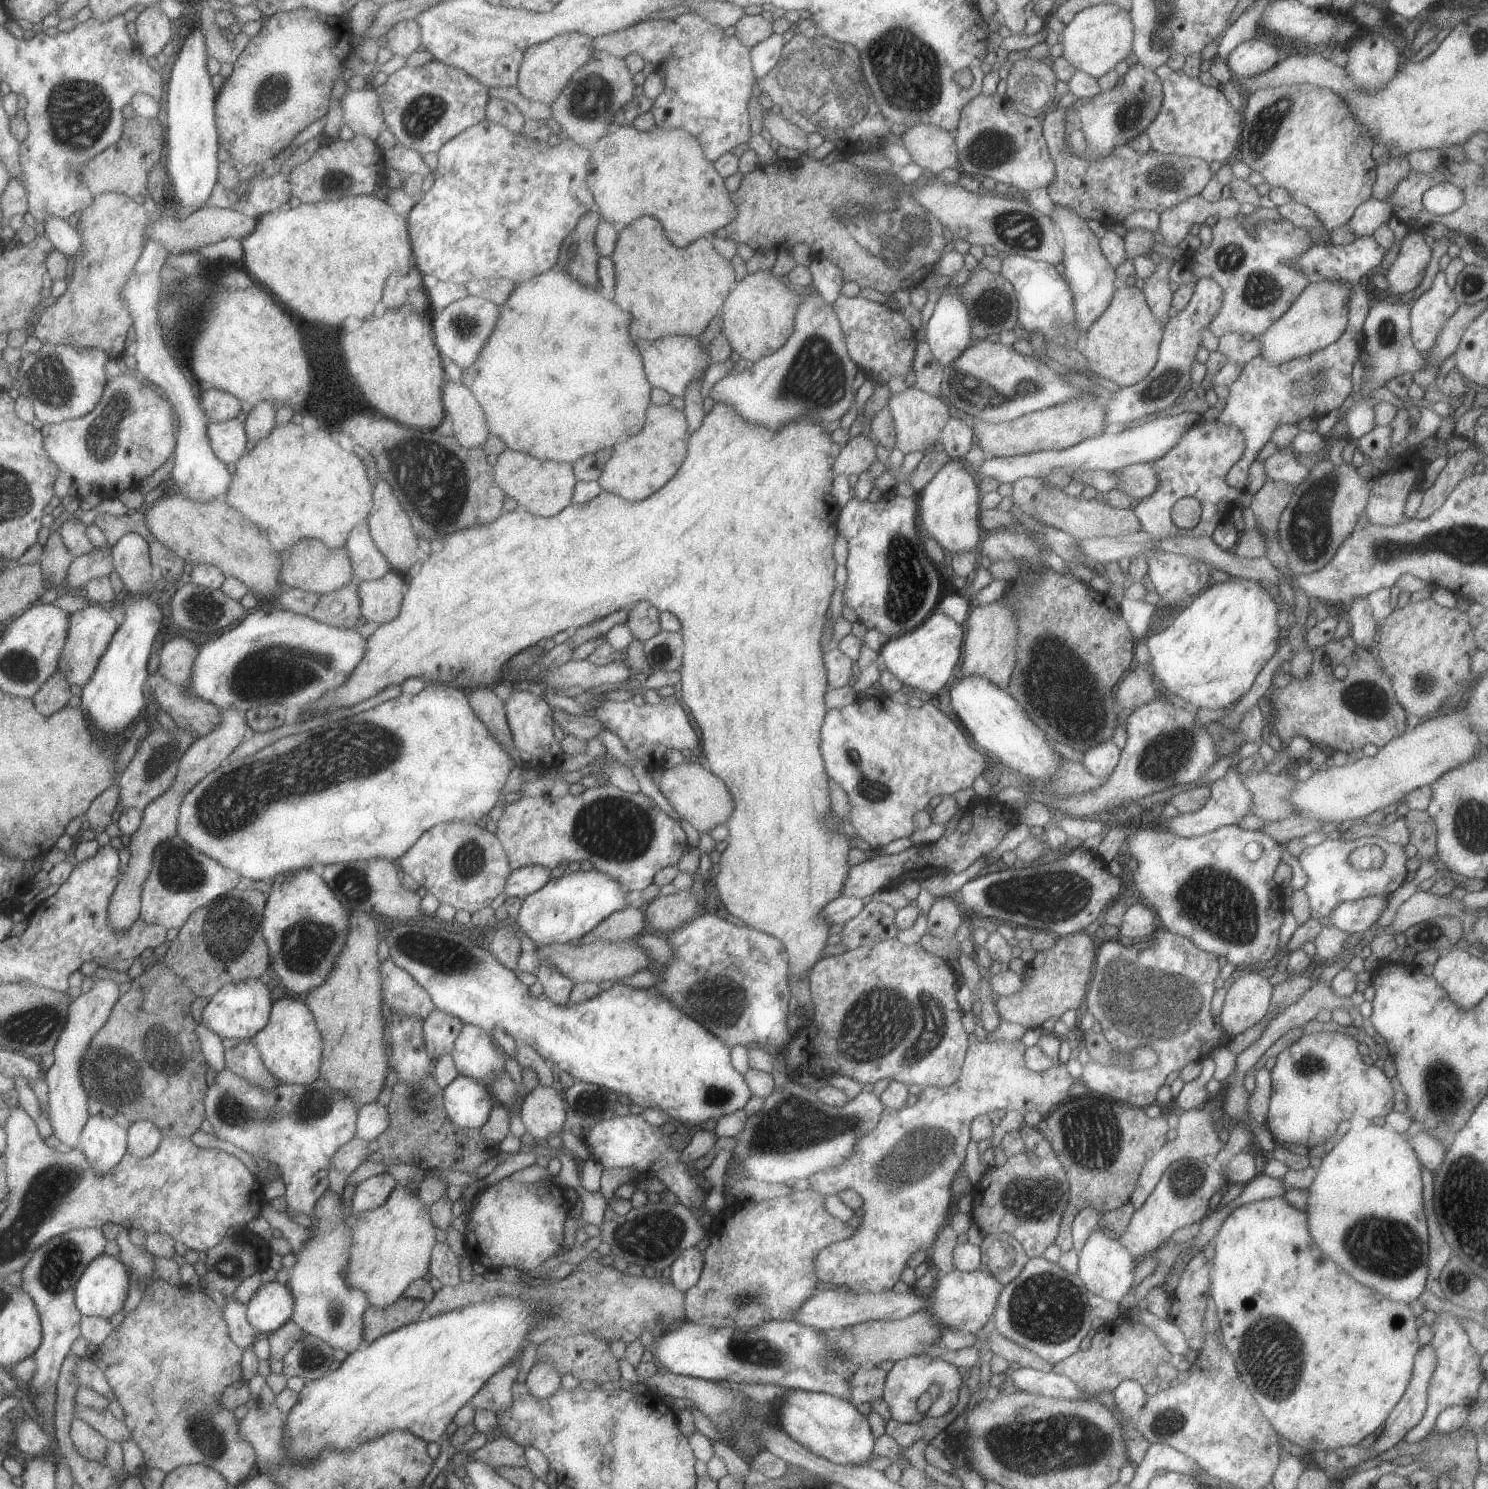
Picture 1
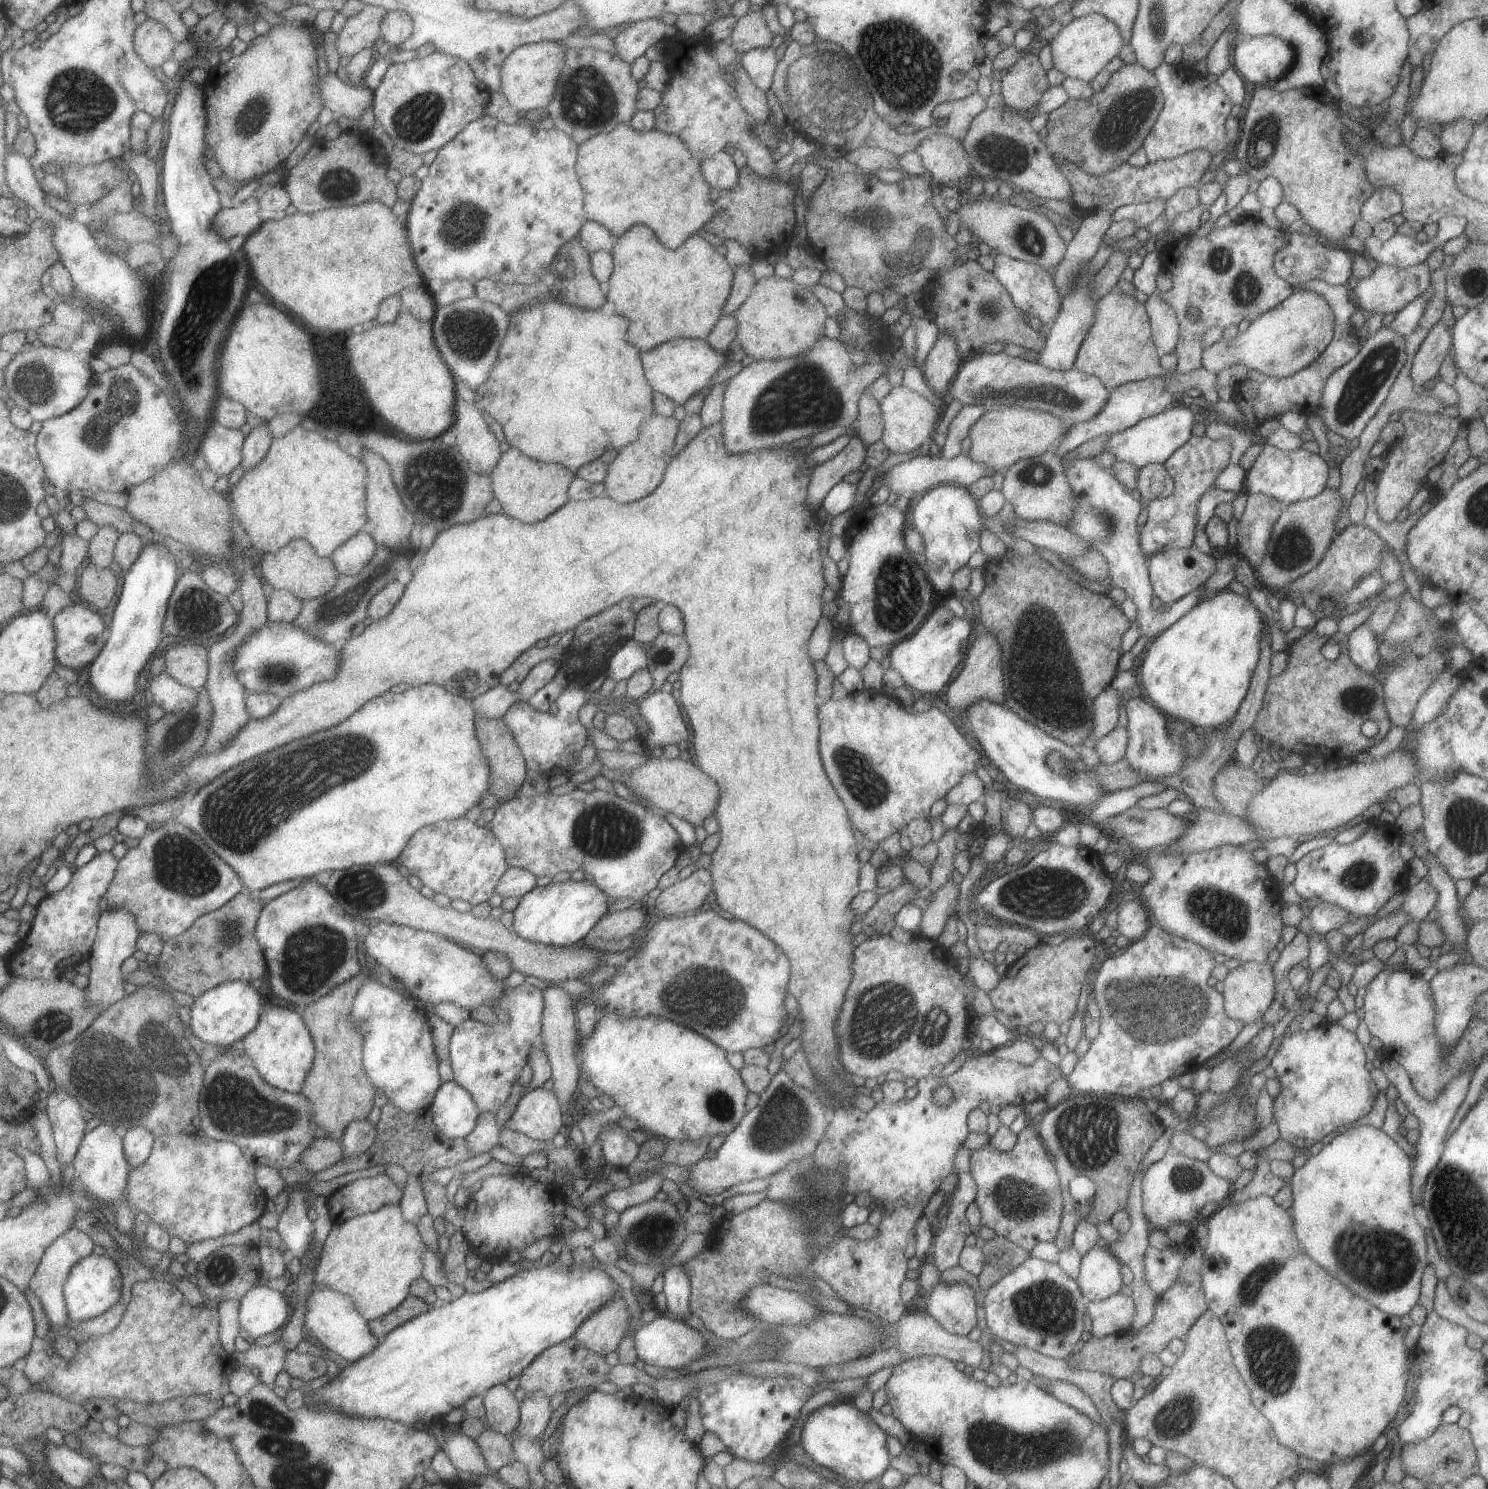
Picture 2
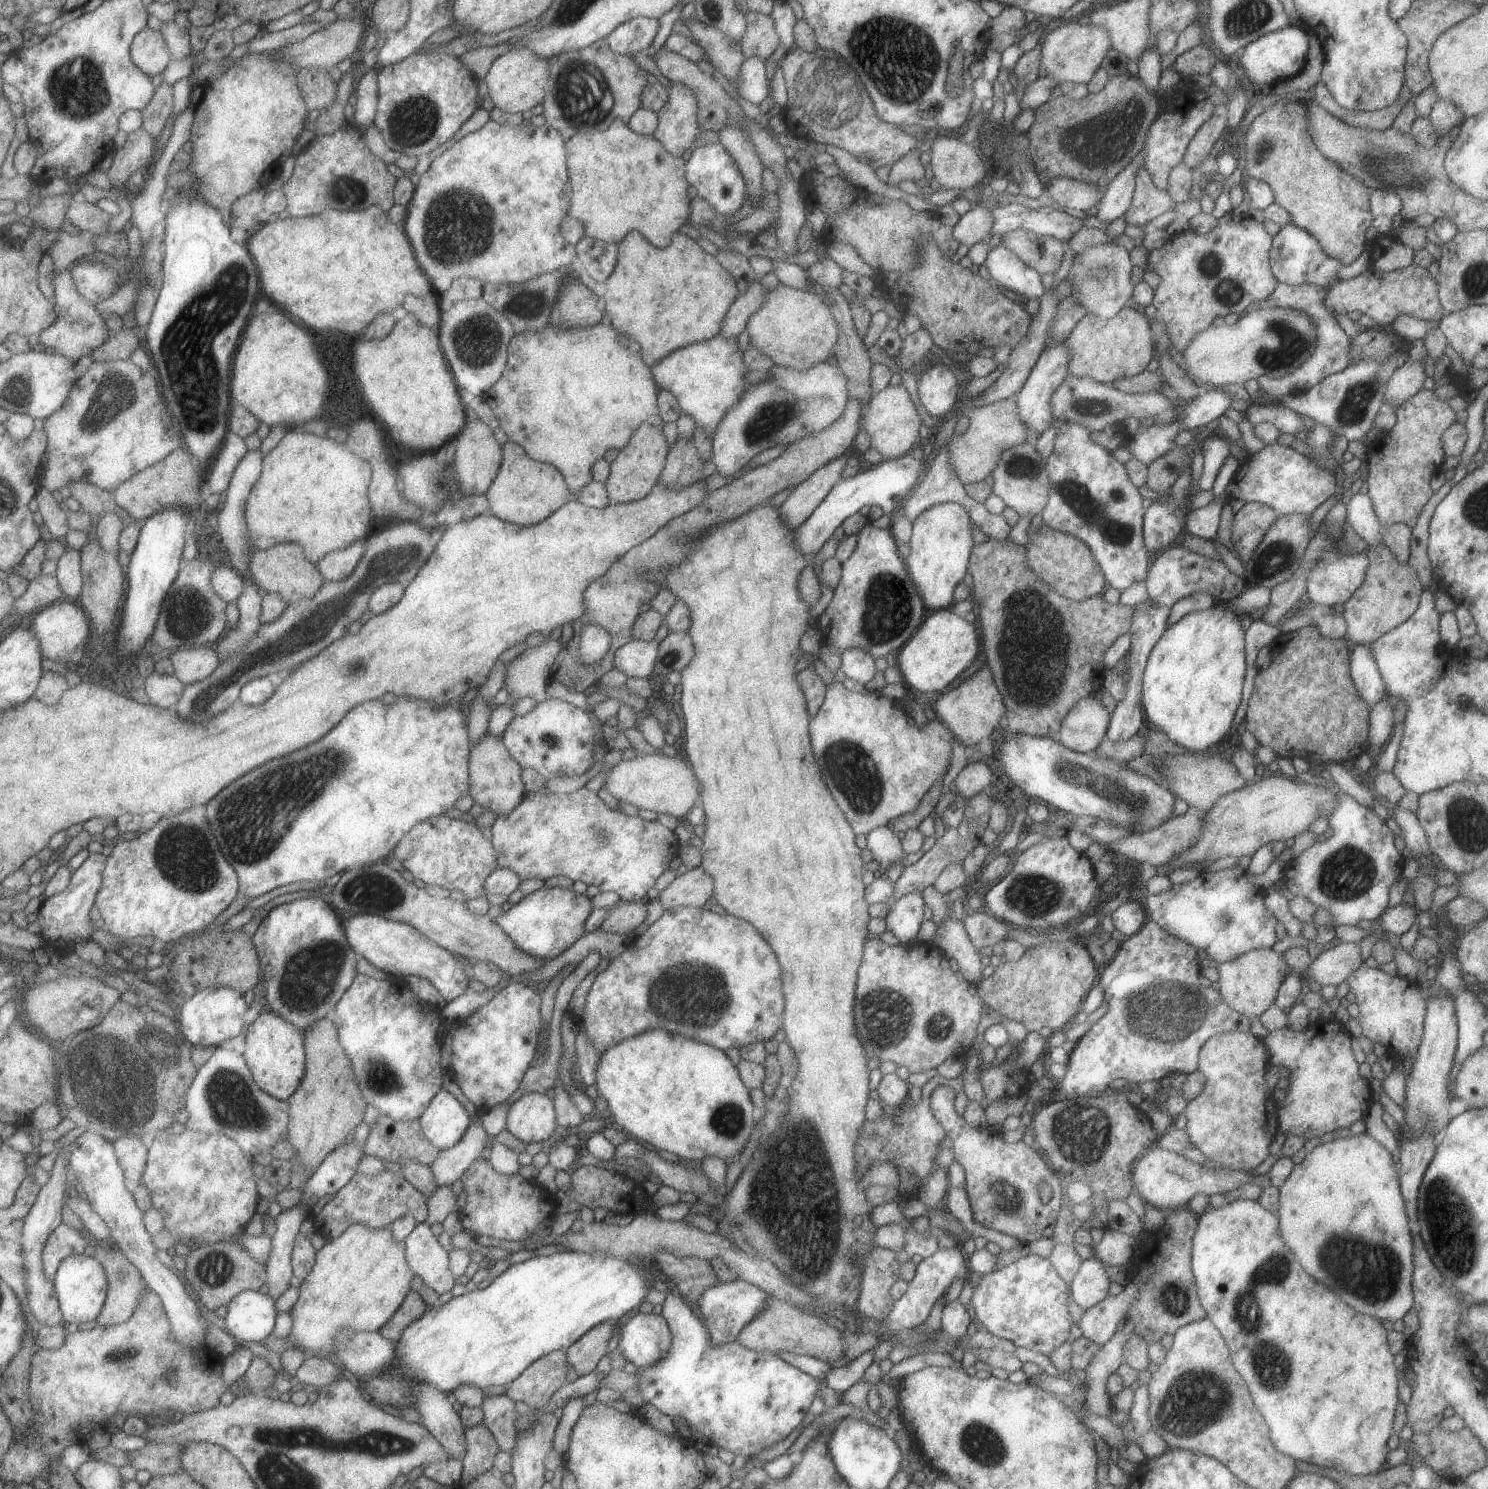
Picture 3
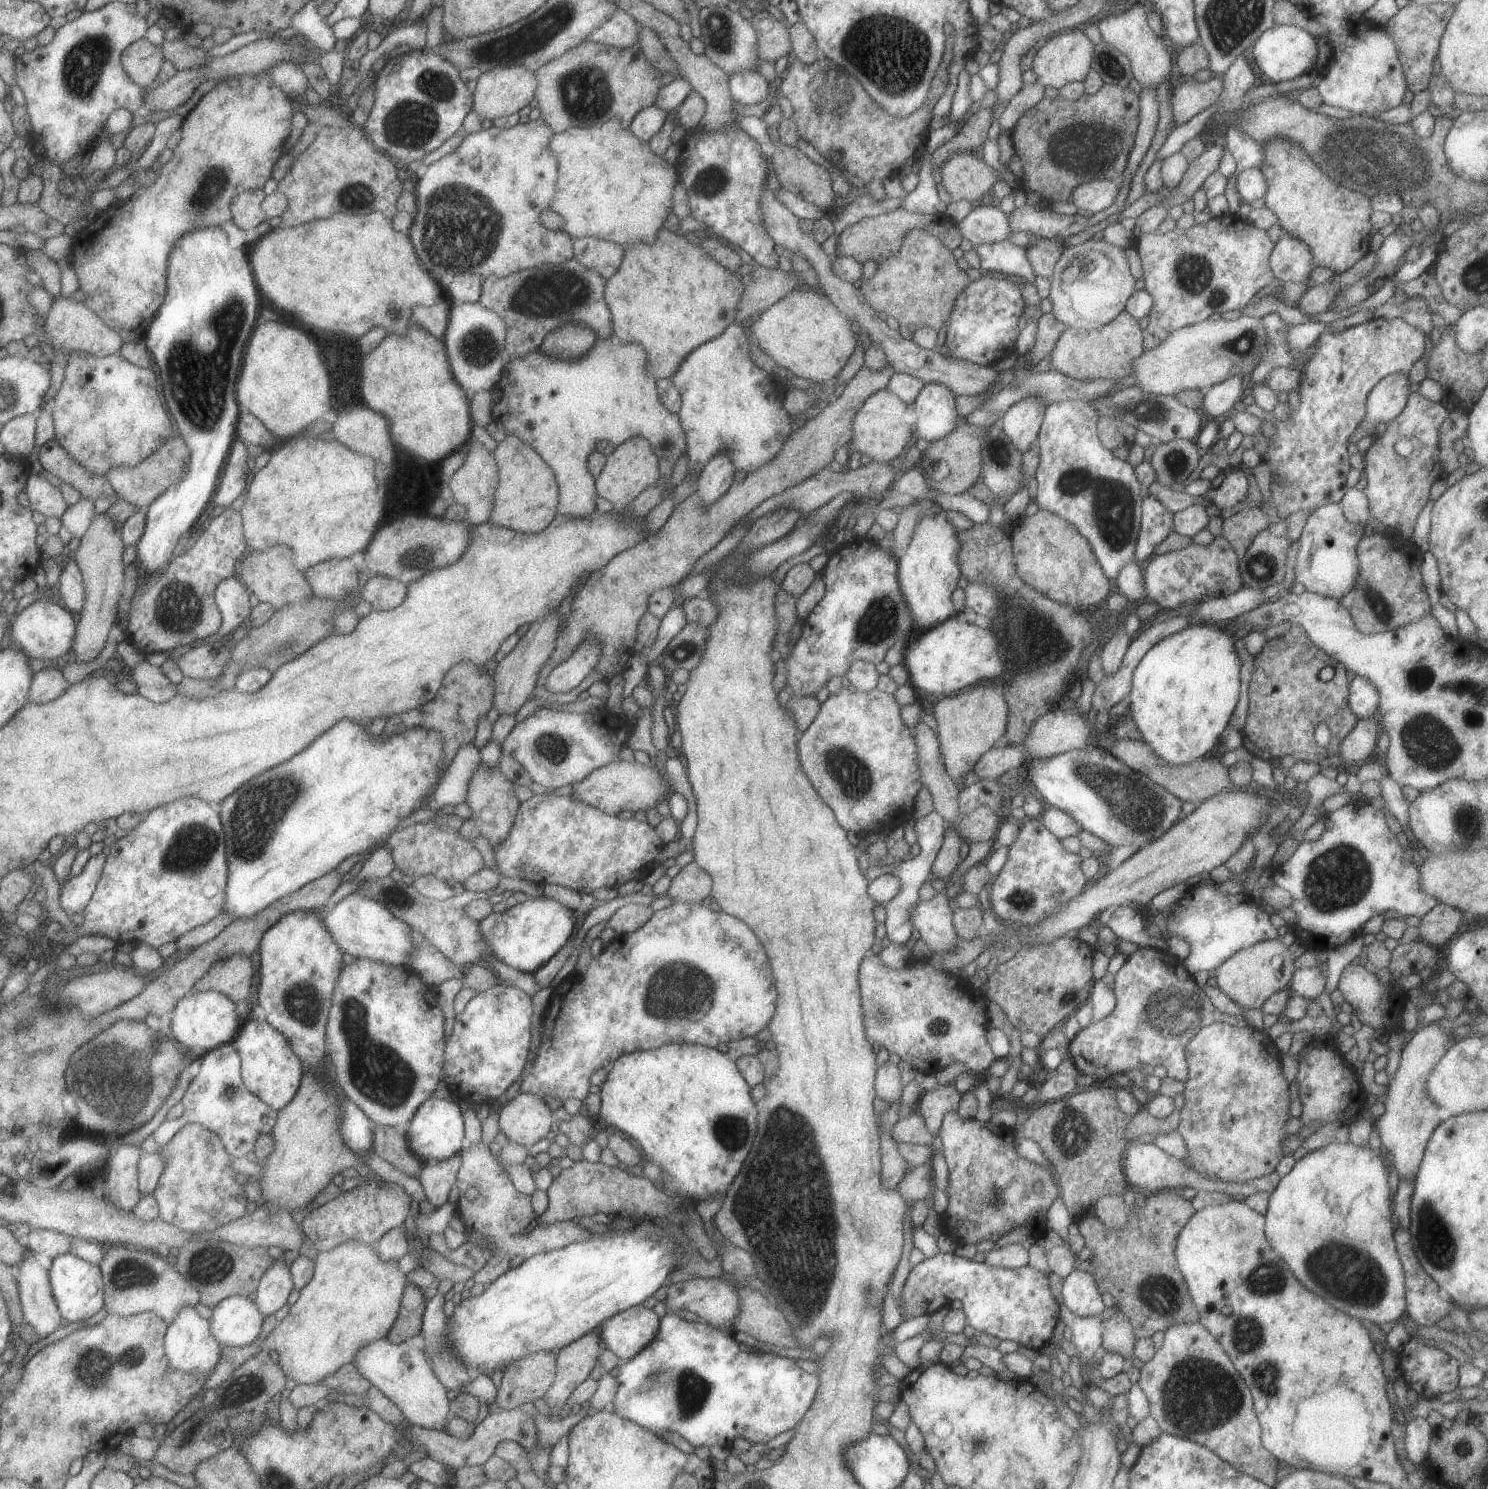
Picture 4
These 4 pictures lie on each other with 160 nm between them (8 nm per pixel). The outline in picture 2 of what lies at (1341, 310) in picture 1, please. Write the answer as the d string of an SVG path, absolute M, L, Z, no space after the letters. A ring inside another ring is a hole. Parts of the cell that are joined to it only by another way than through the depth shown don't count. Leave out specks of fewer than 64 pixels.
M1299 289L1293 291L1275 308L1260 314L1249 323L1244 332L1238 332L1230 341L1219 339L1202 350L1202 367L1211 373L1237 363L1271 378L1280 379L1295 374L1322 354L1334 331L1334 316L1320 294Z

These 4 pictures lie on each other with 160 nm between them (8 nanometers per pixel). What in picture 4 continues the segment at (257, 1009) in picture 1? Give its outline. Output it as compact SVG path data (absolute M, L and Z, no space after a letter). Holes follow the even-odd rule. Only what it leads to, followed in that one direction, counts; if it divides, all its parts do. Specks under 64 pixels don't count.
M200 991L179 1000L177 1008L168 1016L172 1028L172 1037L186 1051L201 1048L207 1052L218 1049L222 1045L234 1043L245 1021L244 1016L237 1016L237 1004L217 991Z

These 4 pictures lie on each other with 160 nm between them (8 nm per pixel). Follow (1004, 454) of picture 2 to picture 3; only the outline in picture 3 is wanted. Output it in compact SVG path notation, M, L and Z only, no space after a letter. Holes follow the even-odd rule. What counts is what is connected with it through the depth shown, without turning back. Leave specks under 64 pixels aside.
M1015 398L1001 399L984 407L975 407L970 410L971 421L962 436L951 438L947 443L948 457L955 469L956 476L965 483L983 481L999 462L1000 455L1009 447L1033 443L1039 434L1034 434L1019 418Z

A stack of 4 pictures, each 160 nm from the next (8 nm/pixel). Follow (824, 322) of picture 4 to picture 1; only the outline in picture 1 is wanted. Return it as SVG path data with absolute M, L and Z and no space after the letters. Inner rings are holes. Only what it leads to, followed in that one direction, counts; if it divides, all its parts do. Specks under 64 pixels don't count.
M769 271L747 274L736 282L723 302L721 333L727 338L732 352L748 364L755 363L759 358L776 352L788 340L794 328L794 315L799 302L803 300L797 289L789 284L785 286Z

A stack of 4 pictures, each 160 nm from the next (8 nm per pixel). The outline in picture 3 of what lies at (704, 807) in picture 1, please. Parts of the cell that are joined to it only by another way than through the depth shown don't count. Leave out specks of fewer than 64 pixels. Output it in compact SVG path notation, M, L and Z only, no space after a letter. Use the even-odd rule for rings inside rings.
M655 752L621 759L606 774L603 788L616 800L632 804L638 809L671 814L678 820L684 820L692 806L700 800L699 781L692 774L692 766L681 754L668 757Z

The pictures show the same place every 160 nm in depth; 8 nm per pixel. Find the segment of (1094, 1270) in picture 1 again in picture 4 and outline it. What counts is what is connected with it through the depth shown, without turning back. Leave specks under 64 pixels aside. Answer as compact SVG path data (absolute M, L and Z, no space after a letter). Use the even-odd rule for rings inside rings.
M1075 1269L1065 1276L1060 1294L1062 1305L1081 1318L1100 1316L1105 1308L1094 1278L1083 1270Z

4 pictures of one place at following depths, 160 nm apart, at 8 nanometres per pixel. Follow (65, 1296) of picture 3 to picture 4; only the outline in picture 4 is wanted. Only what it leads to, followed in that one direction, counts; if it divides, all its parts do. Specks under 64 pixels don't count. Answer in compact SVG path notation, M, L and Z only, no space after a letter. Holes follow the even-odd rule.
M71 1253L61 1254L53 1260L49 1278L53 1296L65 1323L89 1320L106 1307L106 1283L100 1266Z

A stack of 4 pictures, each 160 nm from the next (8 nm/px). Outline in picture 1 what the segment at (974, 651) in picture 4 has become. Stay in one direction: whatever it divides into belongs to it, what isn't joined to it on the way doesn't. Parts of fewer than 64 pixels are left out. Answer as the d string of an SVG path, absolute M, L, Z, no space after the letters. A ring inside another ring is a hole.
M933 611L920 625L899 638L883 639L879 649L881 662L886 671L891 672L902 686L917 688L922 692L935 692L947 684L953 667L961 654L963 640L962 626L956 624L949 616Z

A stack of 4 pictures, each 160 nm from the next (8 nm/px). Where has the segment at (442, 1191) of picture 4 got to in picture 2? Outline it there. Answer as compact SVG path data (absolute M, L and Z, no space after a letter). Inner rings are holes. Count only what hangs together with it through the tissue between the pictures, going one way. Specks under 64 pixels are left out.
M481 1111L473 1130L464 1137L470 1158L491 1151L498 1144L500 1126L496 1114L491 1111Z

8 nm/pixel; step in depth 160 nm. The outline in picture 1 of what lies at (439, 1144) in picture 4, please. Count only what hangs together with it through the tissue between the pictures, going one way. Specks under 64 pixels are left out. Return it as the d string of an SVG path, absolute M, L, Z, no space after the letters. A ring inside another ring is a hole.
M457 1076L443 1088L443 1110L447 1120L461 1130L479 1129L487 1122L494 1099L473 1078Z

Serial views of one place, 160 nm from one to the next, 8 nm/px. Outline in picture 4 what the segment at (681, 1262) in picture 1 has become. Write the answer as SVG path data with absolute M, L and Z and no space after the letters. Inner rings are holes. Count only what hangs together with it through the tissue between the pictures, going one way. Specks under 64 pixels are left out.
M667 1310L659 1320L655 1338L633 1358L617 1364L617 1388L613 1401L608 1405L609 1411L658 1437L677 1433L693 1448L719 1445L729 1450L735 1438L743 1438L751 1445L765 1443L801 1420L813 1402L817 1378L814 1373L802 1371L793 1359L773 1353L745 1352L738 1348L735 1339L719 1329L703 1322L682 1320Z

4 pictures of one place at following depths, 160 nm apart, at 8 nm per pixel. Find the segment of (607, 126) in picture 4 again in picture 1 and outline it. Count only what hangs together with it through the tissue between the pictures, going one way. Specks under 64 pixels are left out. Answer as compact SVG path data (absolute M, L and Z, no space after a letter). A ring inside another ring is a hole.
M631 125L619 126L595 142L589 151L587 170L587 184L591 188L593 202L597 204L594 207L601 221L614 226L615 222L619 222L625 226L643 214L651 214L661 222L667 238L677 248L691 244L699 236L713 234L737 216L737 210L729 198L730 193L723 184L724 179L715 172L712 162L704 158L695 138L679 128L654 127L652 130L639 131Z

